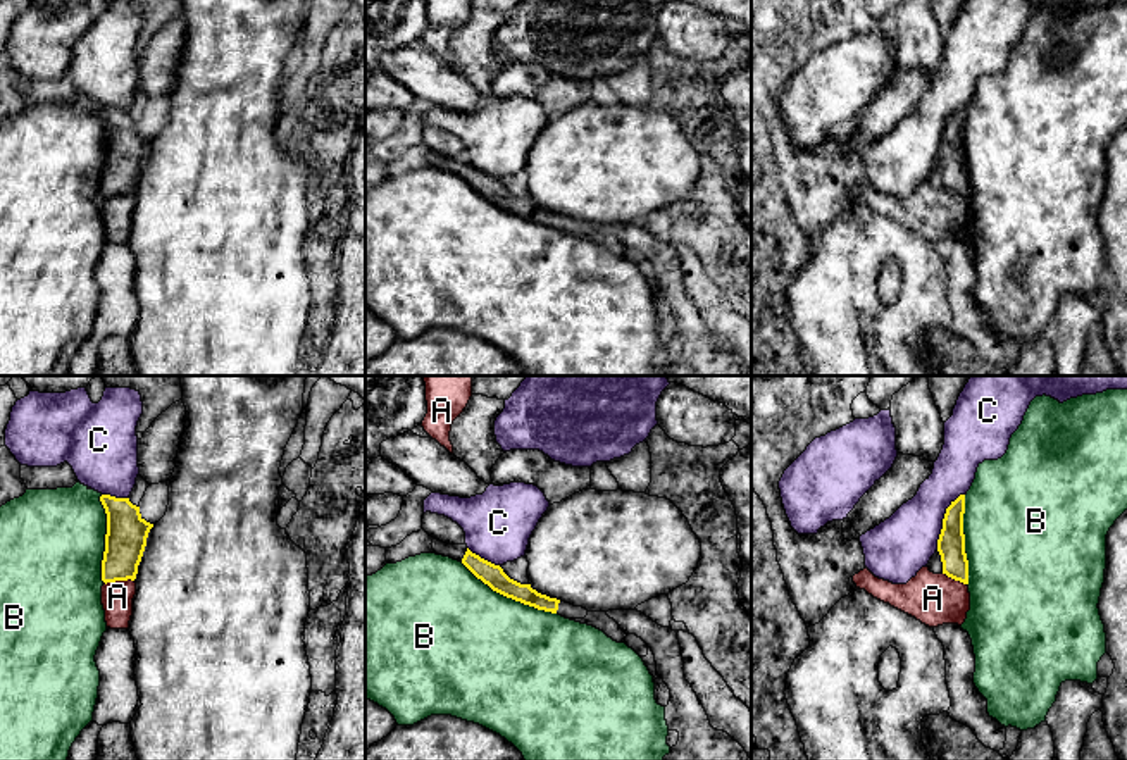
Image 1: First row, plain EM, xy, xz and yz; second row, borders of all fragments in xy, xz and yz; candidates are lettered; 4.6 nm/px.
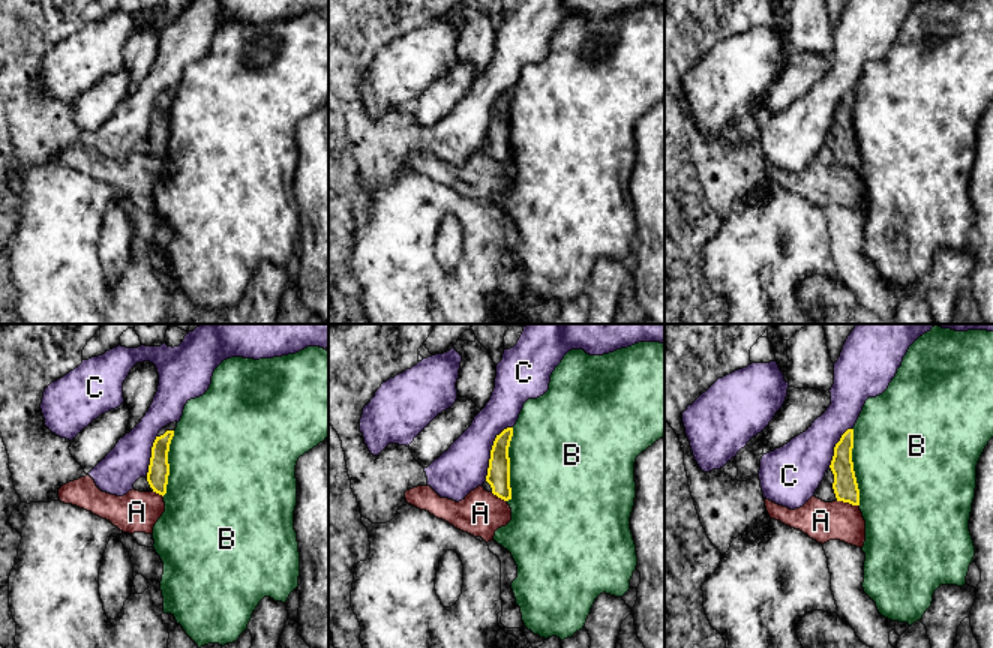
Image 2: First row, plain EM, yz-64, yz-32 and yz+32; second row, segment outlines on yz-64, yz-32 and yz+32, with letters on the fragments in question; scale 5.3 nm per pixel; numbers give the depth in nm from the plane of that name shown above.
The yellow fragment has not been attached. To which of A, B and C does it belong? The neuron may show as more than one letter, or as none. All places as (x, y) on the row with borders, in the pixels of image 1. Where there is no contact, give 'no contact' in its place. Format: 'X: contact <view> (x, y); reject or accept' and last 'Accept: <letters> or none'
A: contact xy (118, 579); reject
B: contact xz (509, 597); reject
C: contact yz (943, 521); reject
Accept: none

